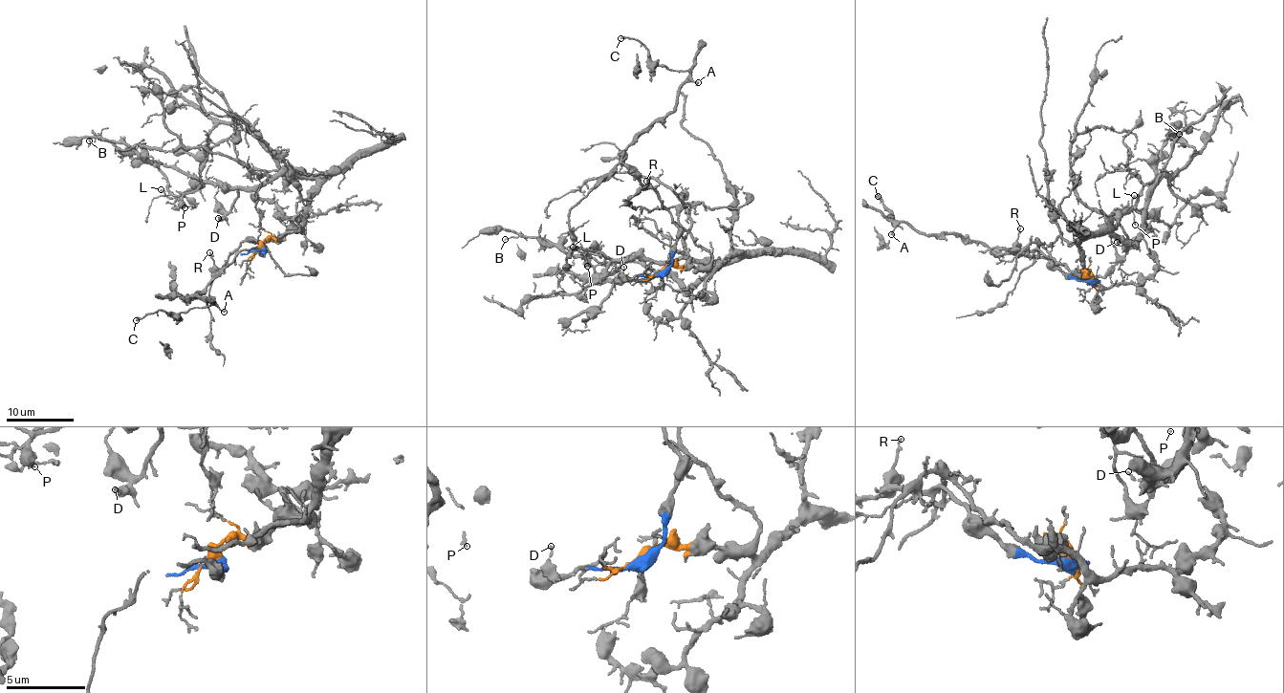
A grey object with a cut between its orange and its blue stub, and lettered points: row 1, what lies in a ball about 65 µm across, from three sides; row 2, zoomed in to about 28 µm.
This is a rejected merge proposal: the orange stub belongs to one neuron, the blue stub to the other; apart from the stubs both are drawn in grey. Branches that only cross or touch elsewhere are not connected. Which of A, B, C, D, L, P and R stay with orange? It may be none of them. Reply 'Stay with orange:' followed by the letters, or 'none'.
Stay with orange: B, D, L, P

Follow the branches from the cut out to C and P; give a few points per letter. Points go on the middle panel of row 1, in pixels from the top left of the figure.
C: (663, 272), (678, 227), (623, 155), (673, 109), (689, 74), (656, 65), (639, 41), (620, 37)
P: (663, 272), (672, 266), (712, 270), (718, 262), (738, 256), (664, 261), (614, 258), (588, 249), (587, 266)

